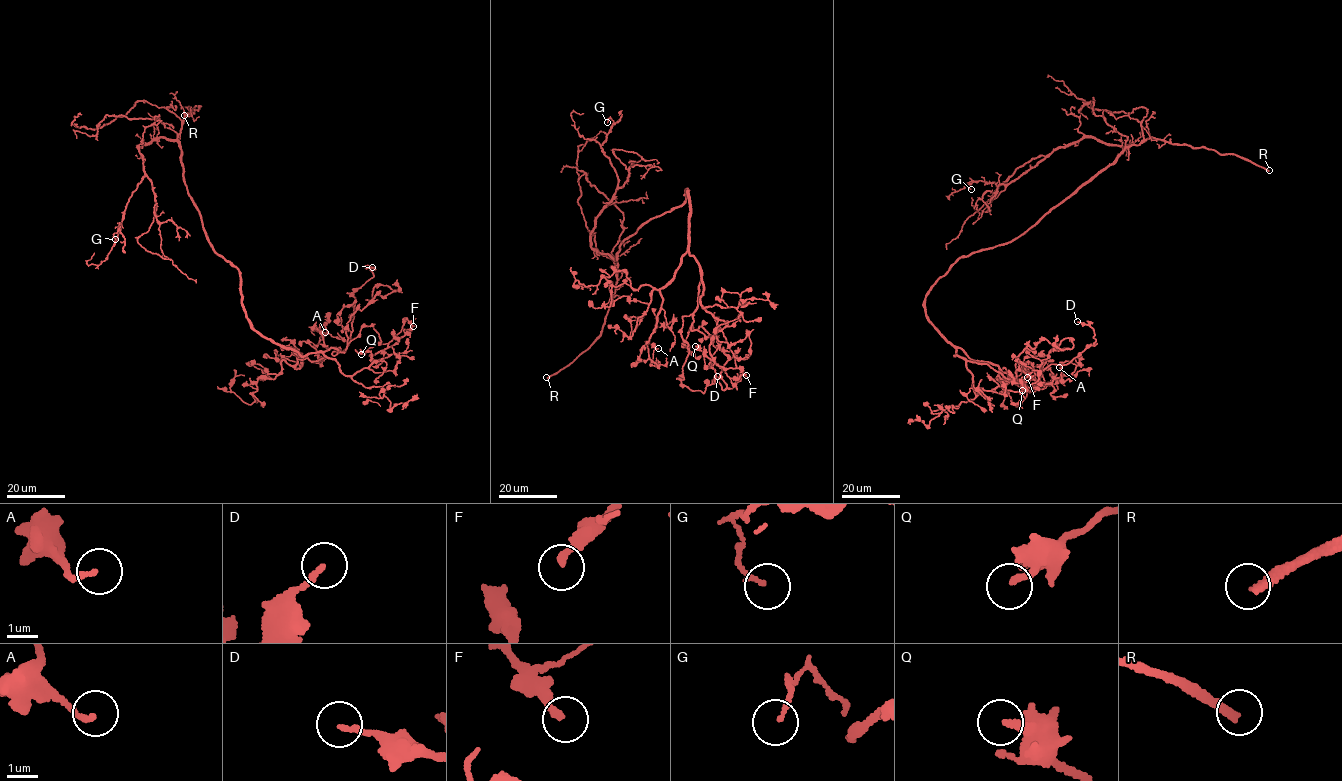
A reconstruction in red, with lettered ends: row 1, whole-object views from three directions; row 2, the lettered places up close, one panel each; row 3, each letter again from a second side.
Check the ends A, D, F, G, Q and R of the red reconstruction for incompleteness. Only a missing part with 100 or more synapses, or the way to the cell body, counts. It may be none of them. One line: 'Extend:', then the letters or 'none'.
Extend: R

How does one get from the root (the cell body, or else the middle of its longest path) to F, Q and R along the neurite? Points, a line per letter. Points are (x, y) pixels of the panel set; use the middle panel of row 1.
F: (651, 220), (679, 207), (689, 191), (701, 305), (725, 324), (710, 355), (730, 378), (746, 375)
Q: (651, 220), (679, 207), (689, 191), (688, 247), (701, 276), (691, 329), (718, 344), (707, 368), (695, 346)
R: (651, 220), (641, 224), (619, 247), (615, 293), (601, 335), (575, 360), (546, 377)

